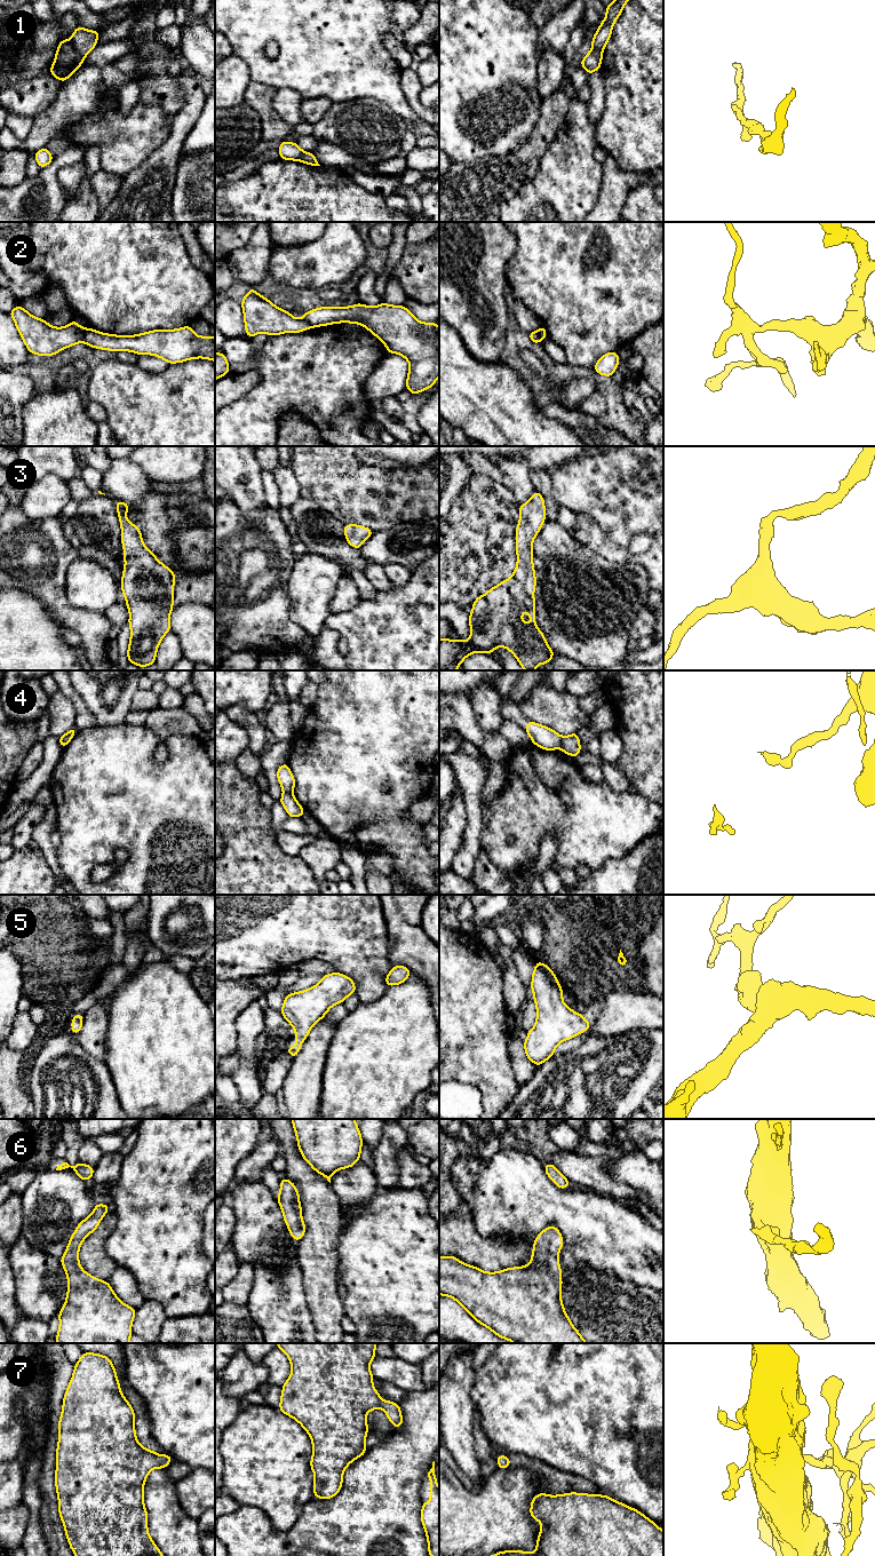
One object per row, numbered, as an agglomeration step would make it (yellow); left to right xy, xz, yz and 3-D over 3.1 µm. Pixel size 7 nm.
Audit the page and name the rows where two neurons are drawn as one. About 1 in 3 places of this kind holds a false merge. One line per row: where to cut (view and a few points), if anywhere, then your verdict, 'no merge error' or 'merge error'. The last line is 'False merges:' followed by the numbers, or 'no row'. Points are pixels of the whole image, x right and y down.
1: cut in xy along (69, 40), (84, 57); merge error
2: cut in xy along (86, 330), (81, 341); merge error
3: no cut; no merge error
4: cut in yz along (563, 737), (559, 747); merge error
5: no cut; no merge error
6: no cut; no merge error
7: no cut; no merge error
False merges: 1, 2, 4

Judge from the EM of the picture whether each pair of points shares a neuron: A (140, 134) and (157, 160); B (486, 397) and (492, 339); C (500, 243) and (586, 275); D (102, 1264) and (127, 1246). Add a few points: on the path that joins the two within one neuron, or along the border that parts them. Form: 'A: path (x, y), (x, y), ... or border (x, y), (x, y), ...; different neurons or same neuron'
A: border (169, 132), (168, 136), (132, 169); different neurons
B: border (466, 349), (474, 357), (483, 362), (500, 360); different neurons
C: border (512, 233), (516, 248), (506, 267), (506, 274); different neurons
D: border (112, 1231), (104, 1243), (104, 1249), (118, 1265); different neurons

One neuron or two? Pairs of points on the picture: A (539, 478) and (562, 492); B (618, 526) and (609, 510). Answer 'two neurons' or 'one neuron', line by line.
A: two neurons
B: one neuron

